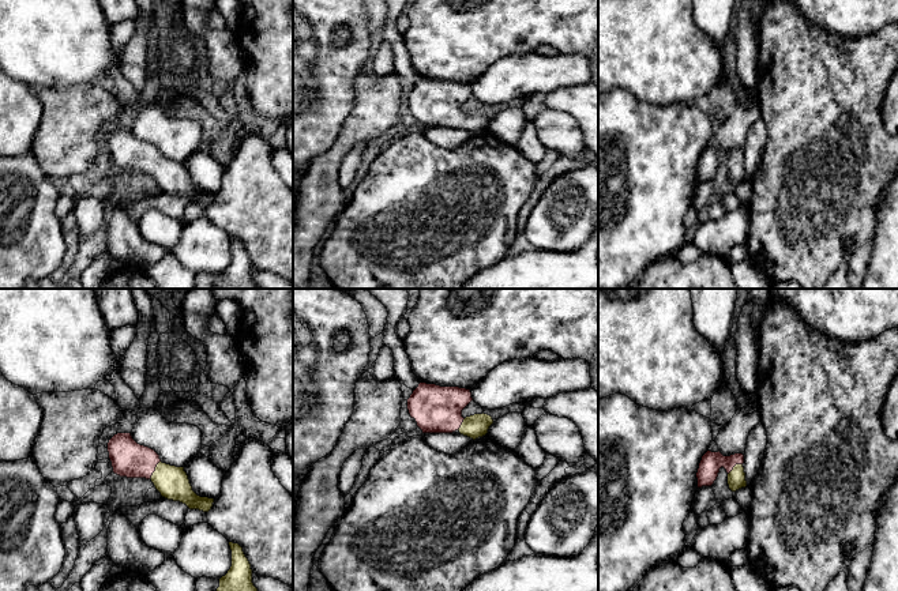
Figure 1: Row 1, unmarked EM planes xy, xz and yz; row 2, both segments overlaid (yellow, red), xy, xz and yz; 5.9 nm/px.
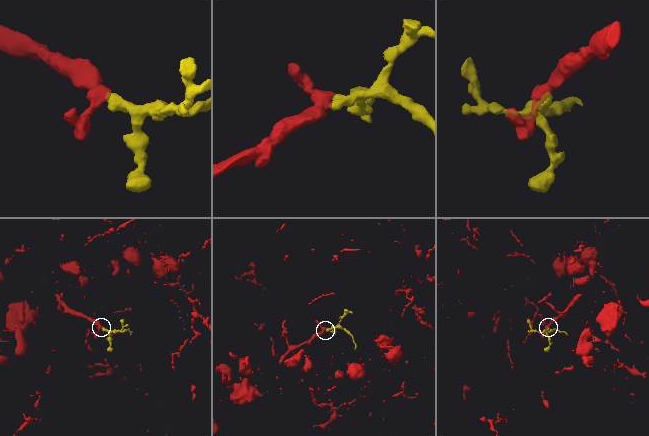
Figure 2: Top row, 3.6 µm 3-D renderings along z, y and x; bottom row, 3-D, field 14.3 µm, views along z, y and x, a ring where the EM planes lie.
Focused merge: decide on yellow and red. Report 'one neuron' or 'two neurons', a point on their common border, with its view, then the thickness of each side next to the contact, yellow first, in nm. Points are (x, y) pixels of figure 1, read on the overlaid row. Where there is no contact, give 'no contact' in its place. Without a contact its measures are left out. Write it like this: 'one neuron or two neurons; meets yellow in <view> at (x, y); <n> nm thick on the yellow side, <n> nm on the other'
one neuron; meets yellow in xy at (156, 470); 190 nm thick on the yellow side, 220 nm on the other

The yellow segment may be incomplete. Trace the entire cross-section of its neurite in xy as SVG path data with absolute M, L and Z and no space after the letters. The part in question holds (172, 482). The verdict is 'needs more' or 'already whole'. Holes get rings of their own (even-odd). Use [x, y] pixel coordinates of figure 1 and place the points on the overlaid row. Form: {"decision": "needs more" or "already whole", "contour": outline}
{"decision": "needs more", "contour": "M117 433L108 443L113 473L127 478L150 479L162 497L185 504L189 509L208 512L214 498L198 496L184 467L162 463L159 455L138 444L131 433Z"}

